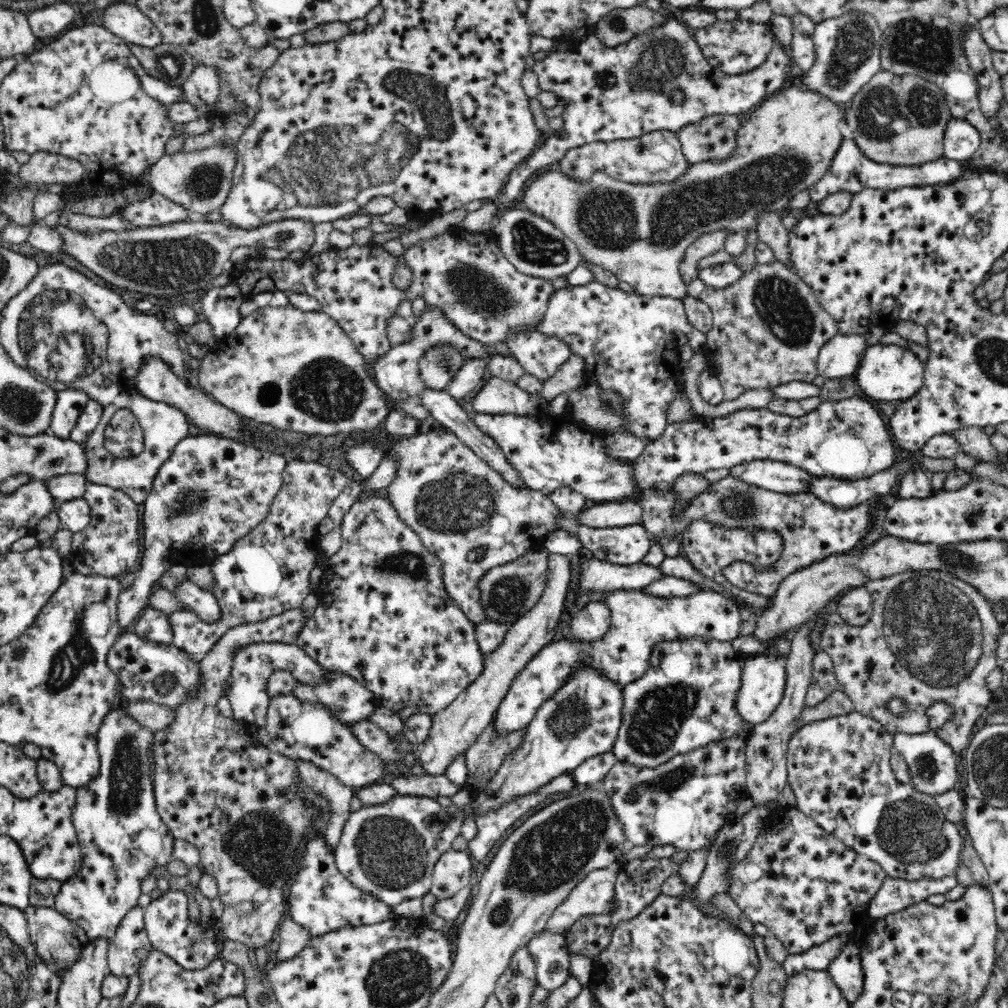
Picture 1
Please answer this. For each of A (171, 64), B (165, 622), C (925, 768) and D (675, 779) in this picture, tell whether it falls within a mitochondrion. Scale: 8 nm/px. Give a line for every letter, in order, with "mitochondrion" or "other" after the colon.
A: mitochondrion
B: other
C: mitochondrion
D: mitochondrion

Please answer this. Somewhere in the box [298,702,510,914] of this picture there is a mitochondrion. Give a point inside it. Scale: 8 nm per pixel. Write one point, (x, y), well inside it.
(391, 854)

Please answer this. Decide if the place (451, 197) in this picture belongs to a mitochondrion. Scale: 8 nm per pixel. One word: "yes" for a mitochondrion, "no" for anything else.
no

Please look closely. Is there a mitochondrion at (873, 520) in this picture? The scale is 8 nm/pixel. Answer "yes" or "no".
no

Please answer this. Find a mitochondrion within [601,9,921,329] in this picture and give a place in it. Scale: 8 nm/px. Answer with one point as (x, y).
(855, 44)

